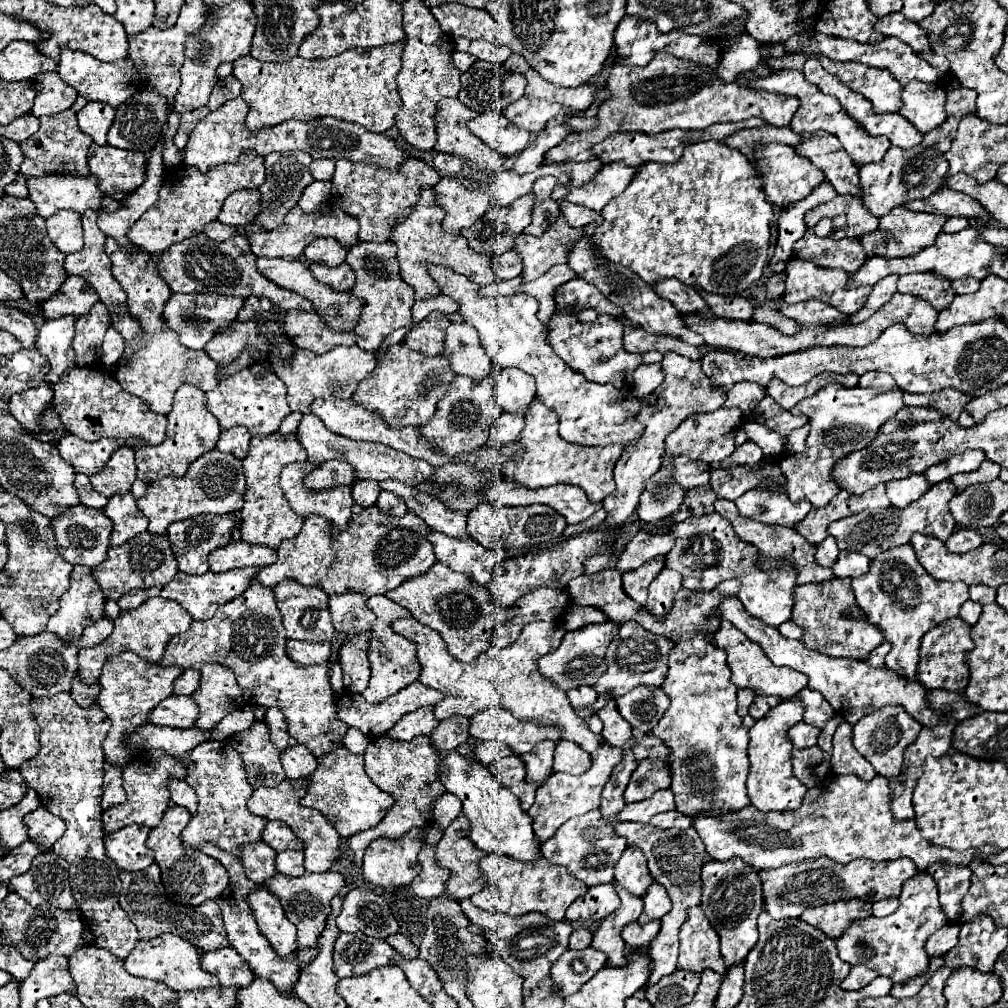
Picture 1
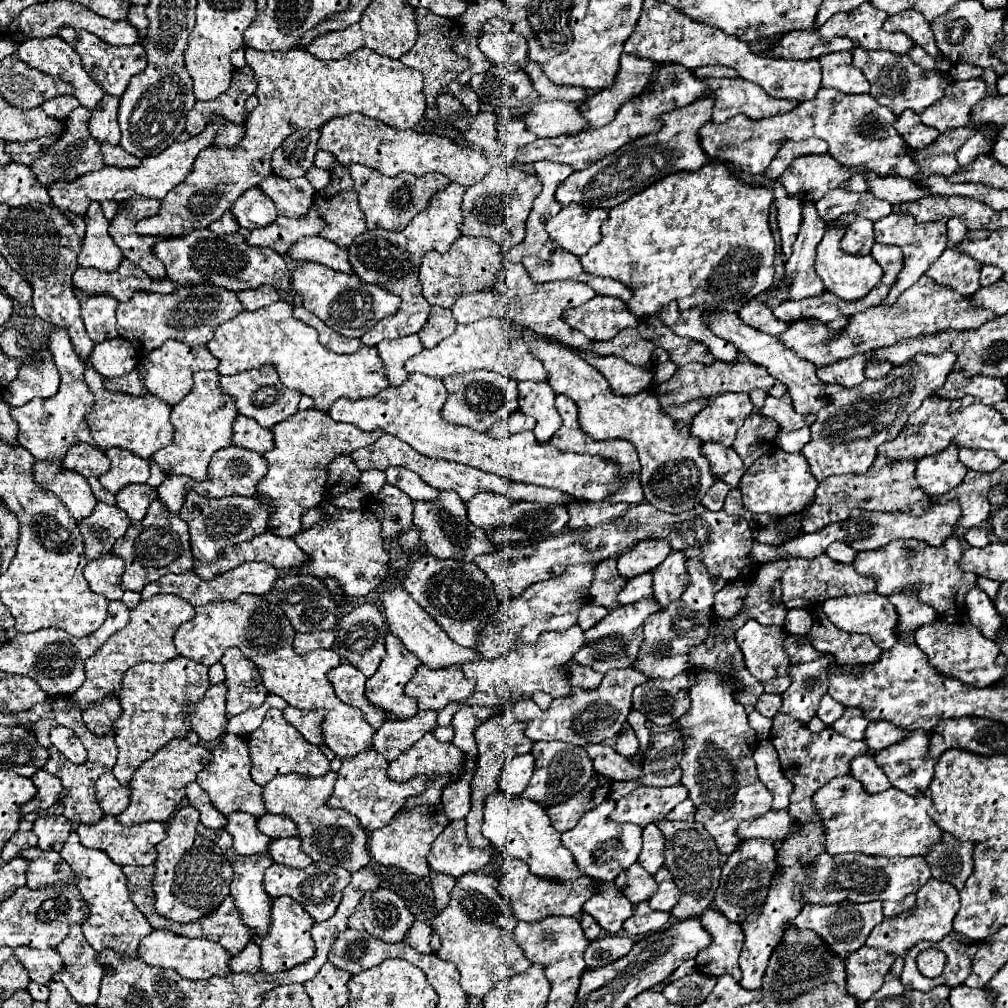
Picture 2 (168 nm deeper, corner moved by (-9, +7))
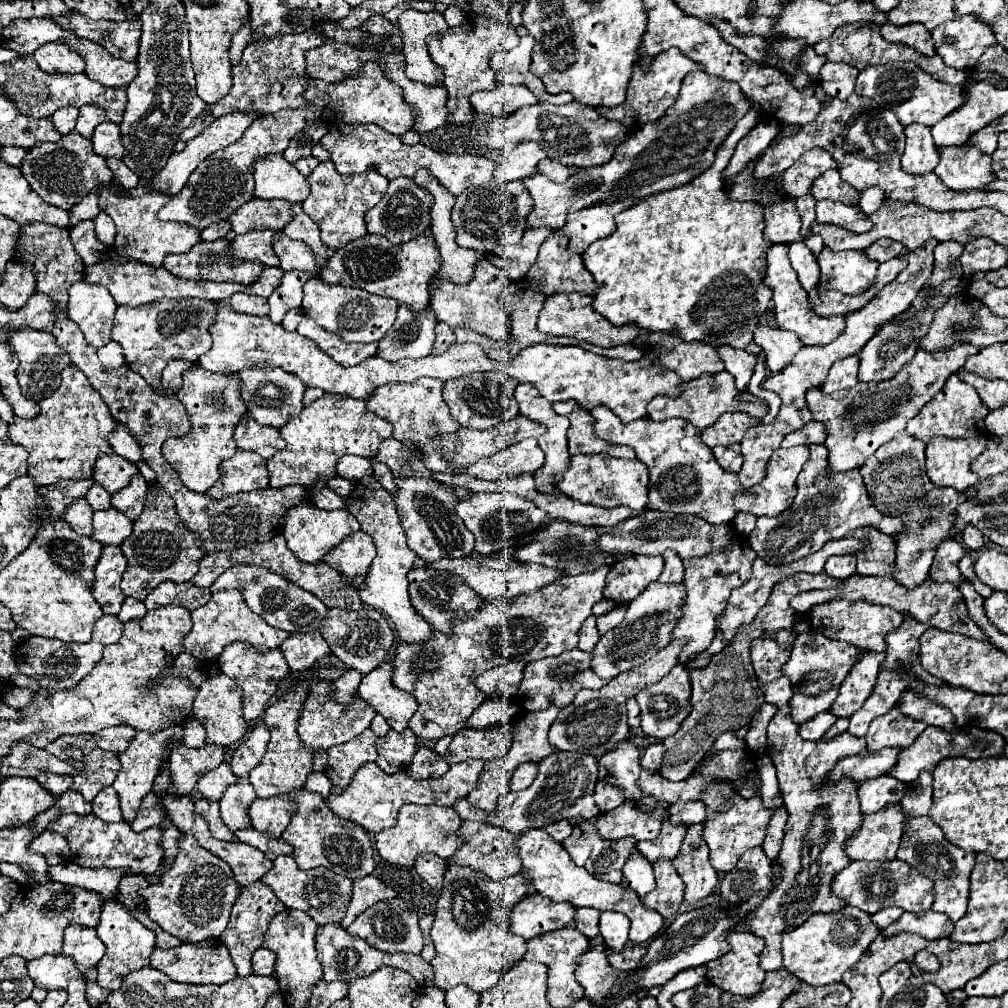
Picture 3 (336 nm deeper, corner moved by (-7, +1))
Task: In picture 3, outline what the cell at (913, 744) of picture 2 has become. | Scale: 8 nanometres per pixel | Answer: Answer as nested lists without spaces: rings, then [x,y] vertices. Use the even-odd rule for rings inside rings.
[[[890,747],[890,749],[868,753],[866,757],[846,757],[842,761],[838,761],[838,765],[834,767],[834,773],[830,777],[834,777],[834,781],[836,781],[840,775],[848,775],[860,785],[860,781],[864,781],[864,779],[872,779],[872,777],[890,773],[894,769],[894,763],[896,763],[900,751],[902,749],[898,749],[898,747]]]

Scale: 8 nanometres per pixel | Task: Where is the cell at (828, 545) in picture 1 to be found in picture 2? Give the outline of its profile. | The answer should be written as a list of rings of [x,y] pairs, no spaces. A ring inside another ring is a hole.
[[[832,543],[828,549],[826,549],[826,555],[832,559],[832,561],[838,561],[838,563],[852,563],[854,557],[856,557],[856,551],[848,545],[848,543]]]

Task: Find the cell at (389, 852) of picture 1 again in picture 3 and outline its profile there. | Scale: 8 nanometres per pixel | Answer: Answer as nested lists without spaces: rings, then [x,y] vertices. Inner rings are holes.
[[[404,805],[398,811],[398,823],[392,829],[380,831],[374,837],[374,845],[380,857],[390,865],[412,867],[414,859],[422,853],[436,853],[442,859],[448,859],[458,847],[458,831],[460,817],[454,813],[452,807],[438,807],[438,805]]]

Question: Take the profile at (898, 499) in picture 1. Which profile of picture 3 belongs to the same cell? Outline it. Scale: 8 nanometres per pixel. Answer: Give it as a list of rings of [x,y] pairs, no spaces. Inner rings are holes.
[[[934,437],[926,445],[926,475],[936,487],[954,487],[966,491],[978,483],[978,475],[972,473],[970,461],[978,457],[986,447],[986,437],[974,439],[950,439]]]

